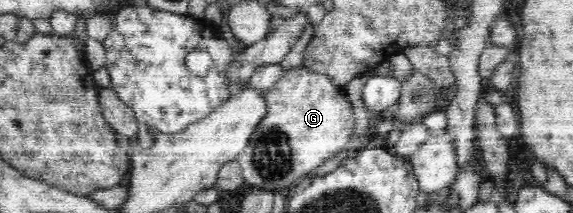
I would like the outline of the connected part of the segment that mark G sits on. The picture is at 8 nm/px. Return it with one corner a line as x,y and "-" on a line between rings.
303,66
285,71
266,96
268,104
265,116
259,126
256,126
247,148
236,158
236,161
240,164
245,184
263,190
293,189
301,185
308,173
319,168
327,160
331,160
333,156
337,156
349,144
355,132
353,108
347,97
341,94
341,88
333,84
326,74

